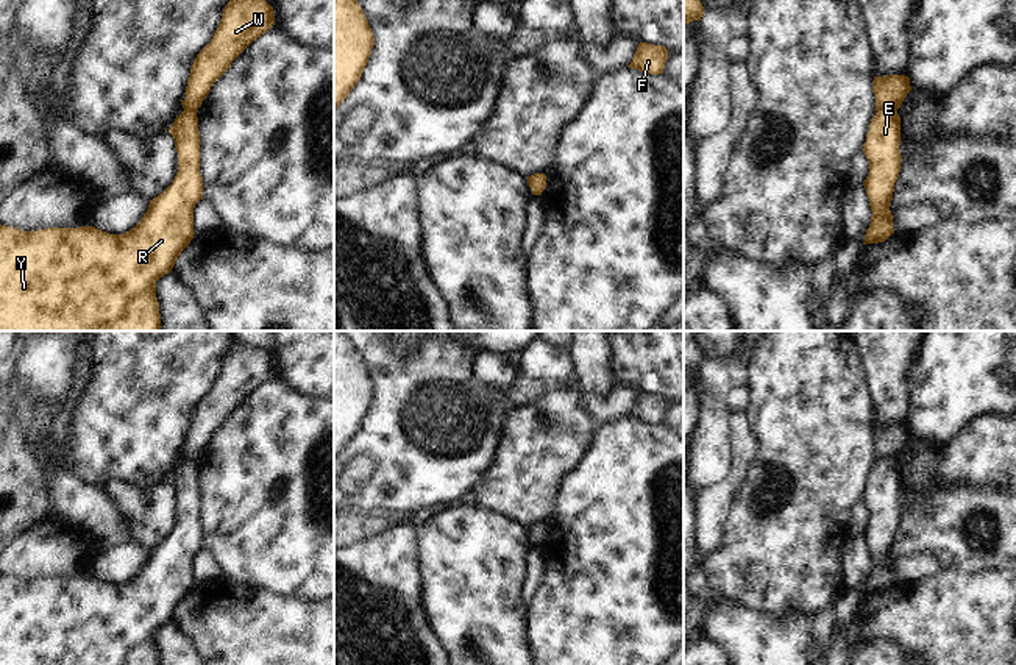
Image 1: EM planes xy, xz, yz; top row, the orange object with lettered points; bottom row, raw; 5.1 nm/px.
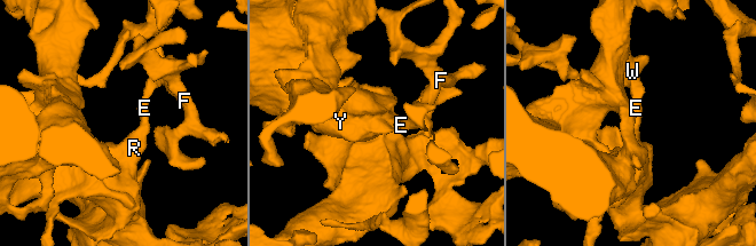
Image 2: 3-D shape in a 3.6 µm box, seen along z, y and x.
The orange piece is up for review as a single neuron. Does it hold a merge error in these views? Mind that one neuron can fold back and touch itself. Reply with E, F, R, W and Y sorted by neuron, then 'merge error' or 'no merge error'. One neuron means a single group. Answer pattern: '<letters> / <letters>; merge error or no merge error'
E R Y / F W; merge error

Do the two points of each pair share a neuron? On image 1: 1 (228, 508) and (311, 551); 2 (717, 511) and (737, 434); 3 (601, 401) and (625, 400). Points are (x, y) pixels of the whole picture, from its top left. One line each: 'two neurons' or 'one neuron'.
1: one neuron
2: one neuron
3: one neuron

